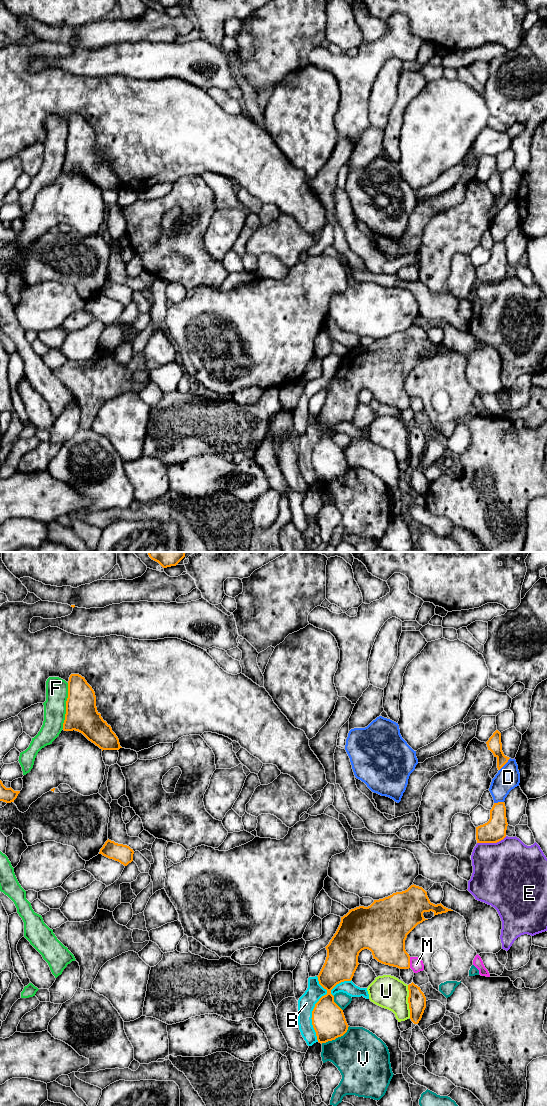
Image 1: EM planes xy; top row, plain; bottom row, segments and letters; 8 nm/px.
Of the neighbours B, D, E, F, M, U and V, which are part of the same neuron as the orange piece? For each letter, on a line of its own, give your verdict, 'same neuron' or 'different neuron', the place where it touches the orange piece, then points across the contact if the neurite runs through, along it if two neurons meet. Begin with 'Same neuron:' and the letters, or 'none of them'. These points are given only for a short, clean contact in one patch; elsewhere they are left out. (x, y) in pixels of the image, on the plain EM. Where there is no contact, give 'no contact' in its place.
Same neuron: none of them
B: different neuron; contact xy (314, 448)
D: different neuron; contact xy (505, 203)
E: different neuron; contact xy (491, 282)
F: different neuron; contact xy (66, 146)
M: different neuron; contact xy (409, 402)
U: different neuron; contact xy (408, 441)
V: different neuron; contact xy (336, 477)

